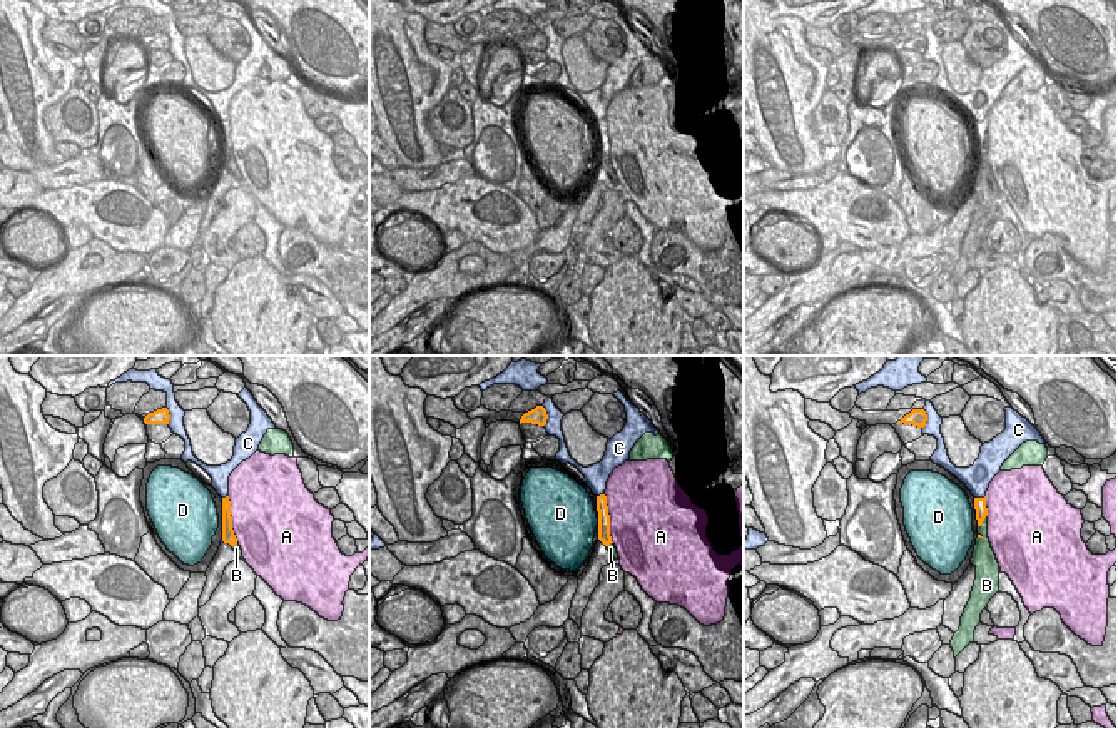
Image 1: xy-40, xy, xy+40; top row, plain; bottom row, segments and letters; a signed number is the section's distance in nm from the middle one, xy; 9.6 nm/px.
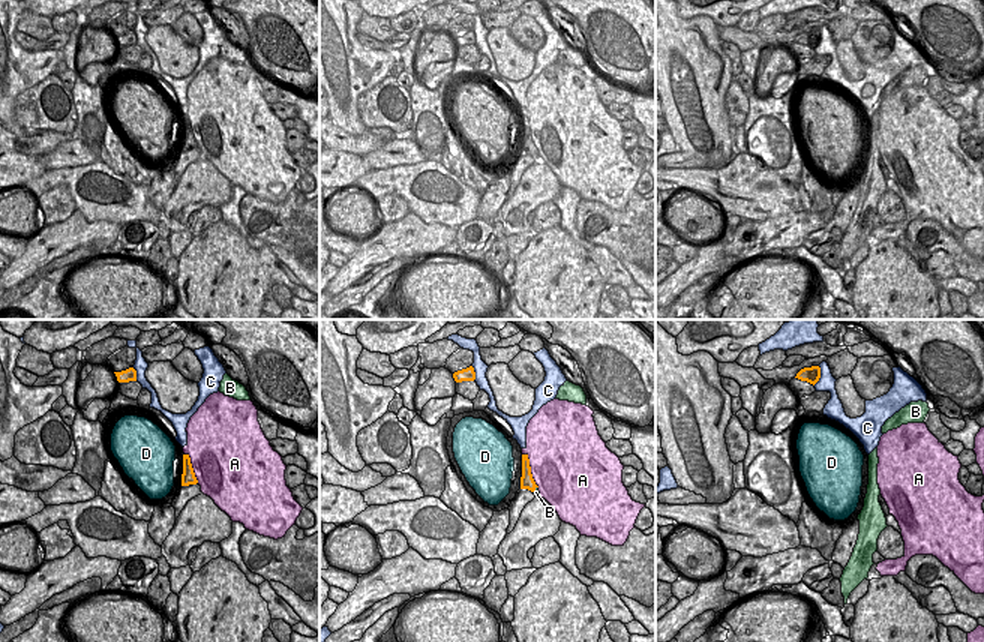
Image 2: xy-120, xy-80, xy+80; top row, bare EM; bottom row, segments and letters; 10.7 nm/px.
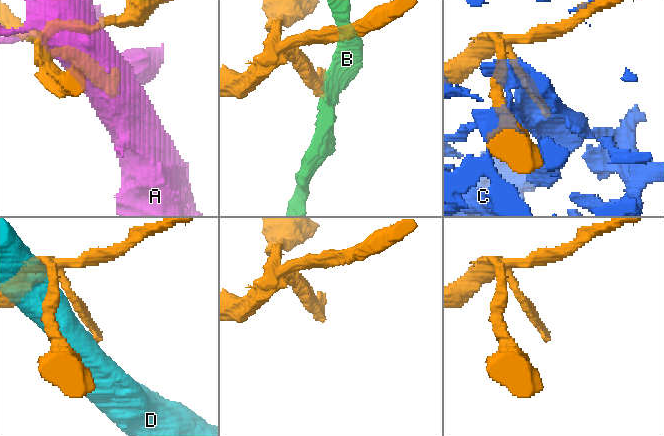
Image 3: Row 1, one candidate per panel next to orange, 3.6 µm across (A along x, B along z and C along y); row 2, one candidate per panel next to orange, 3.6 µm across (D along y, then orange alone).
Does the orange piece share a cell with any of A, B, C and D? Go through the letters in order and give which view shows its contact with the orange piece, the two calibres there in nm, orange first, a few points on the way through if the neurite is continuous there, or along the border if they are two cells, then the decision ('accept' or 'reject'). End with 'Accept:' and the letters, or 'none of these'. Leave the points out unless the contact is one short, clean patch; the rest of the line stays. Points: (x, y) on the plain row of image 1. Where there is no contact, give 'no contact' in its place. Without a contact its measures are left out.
A: meets orange in xy; 130 nm thick on the orange side, 480 nm on the other; reject
B: meets orange in xy+40; 130 nm thick on the orange side, 140 nm on the other; border along xy+40 (986, 141), (978, 152); reject
C: meets orange in xy; 160 nm thick on the orange side, 160 nm on the other; reject
D: meets orange in xy; 130 nm thick on the orange side, 460 nm on the other; reject
Accept: none of these

